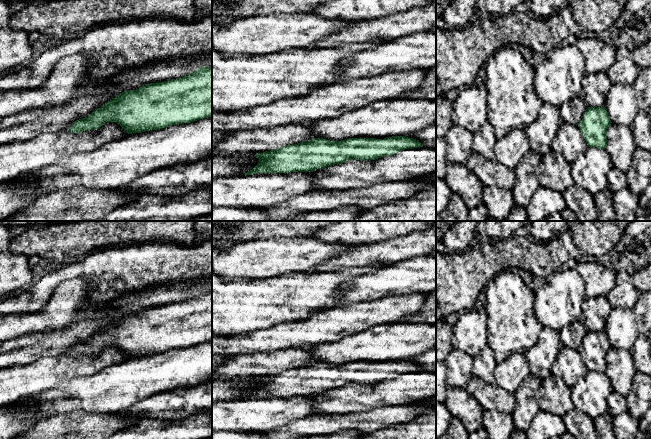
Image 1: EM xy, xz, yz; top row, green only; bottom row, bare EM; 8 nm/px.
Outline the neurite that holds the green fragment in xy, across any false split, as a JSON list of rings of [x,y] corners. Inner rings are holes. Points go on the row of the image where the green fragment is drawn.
[[[201,66],[182,78],[145,84],[136,90],[125,90],[95,109],[88,117],[76,120],[67,130],[81,133],[97,130],[106,122],[116,122],[128,134],[132,134],[191,123],[206,117],[212,117],[212,67]]]

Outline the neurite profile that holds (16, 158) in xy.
[[[106,122],[97,130],[45,132],[29,141],[0,144],[0,184],[58,160],[93,152],[126,135],[116,122]]]

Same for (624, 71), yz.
[[[624,41],[616,42],[616,60],[606,71],[612,84],[622,84],[633,86],[640,68],[635,63],[632,51],[630,51]]]

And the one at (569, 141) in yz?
[[[563,122],[551,143],[551,150],[561,153],[566,161],[574,163],[580,154],[585,153],[588,145],[578,125]]]

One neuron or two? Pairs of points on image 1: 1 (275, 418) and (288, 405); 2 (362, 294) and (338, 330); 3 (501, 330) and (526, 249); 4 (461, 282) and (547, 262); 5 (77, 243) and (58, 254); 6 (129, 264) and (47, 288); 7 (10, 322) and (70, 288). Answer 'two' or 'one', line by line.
1: one
2: two
3: two
4: one
5: one
6: one
7: one

